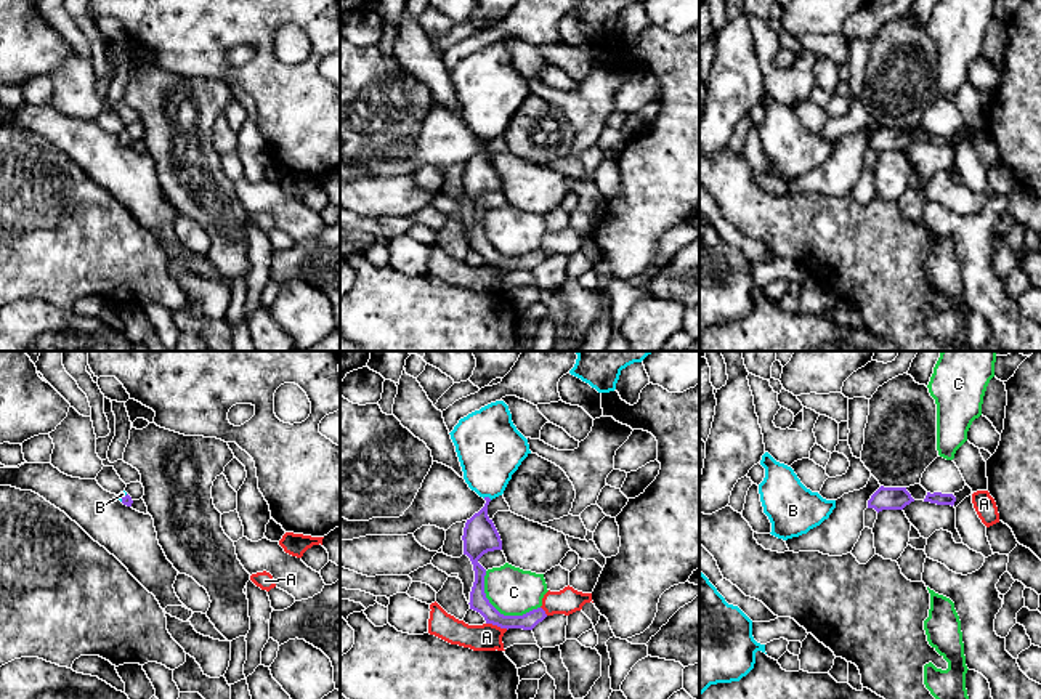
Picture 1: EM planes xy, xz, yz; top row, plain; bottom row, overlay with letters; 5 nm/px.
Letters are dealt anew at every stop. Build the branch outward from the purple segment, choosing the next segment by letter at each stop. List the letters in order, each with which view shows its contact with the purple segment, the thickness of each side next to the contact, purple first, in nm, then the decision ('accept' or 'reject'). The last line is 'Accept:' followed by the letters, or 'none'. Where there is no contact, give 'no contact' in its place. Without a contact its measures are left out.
A: xz | 90/140 nm | reject
B: xz | 180/340 nm | accept
C: xz | 90/240 nm | reject
Accept: B

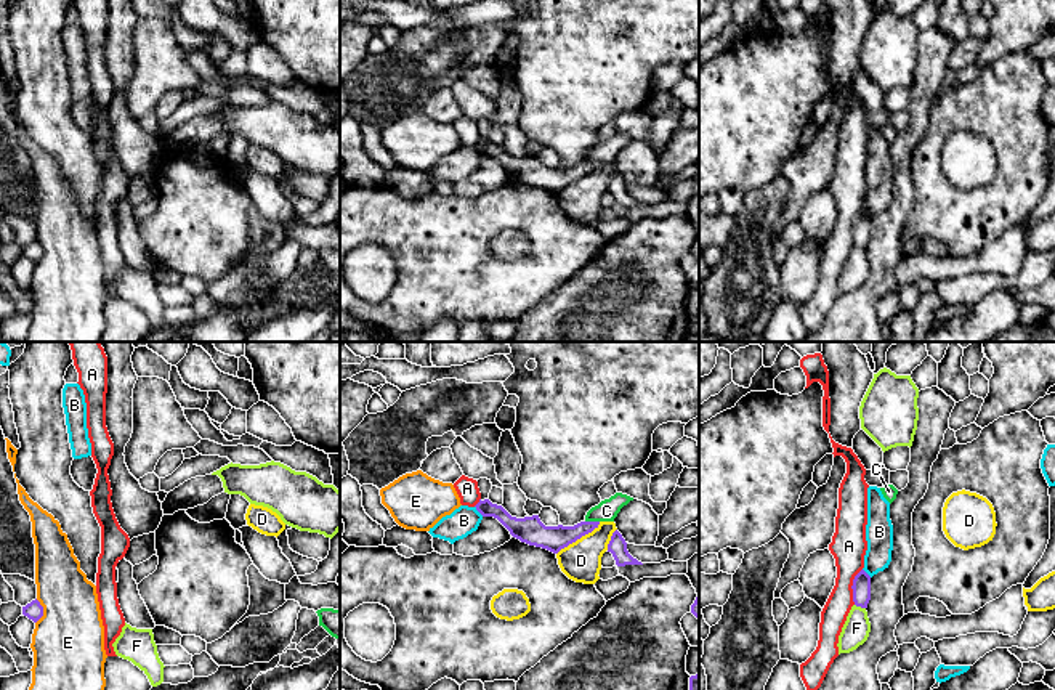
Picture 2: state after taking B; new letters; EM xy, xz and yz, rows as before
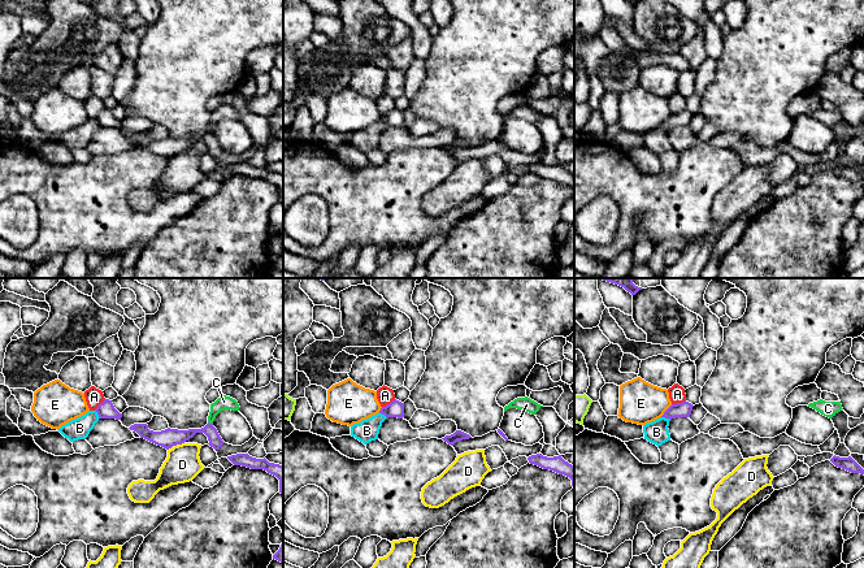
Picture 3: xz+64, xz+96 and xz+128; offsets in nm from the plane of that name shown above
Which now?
A: yz | 100/180 nm | reject
B: xz | 110/140 nm | reject
C: xz | 130/110 nm | reject
D: xz | 140/200 nm | reject
E: xy | 90/360 nm | reject
F: yz | 100/140 nm | reject
Accept: none

